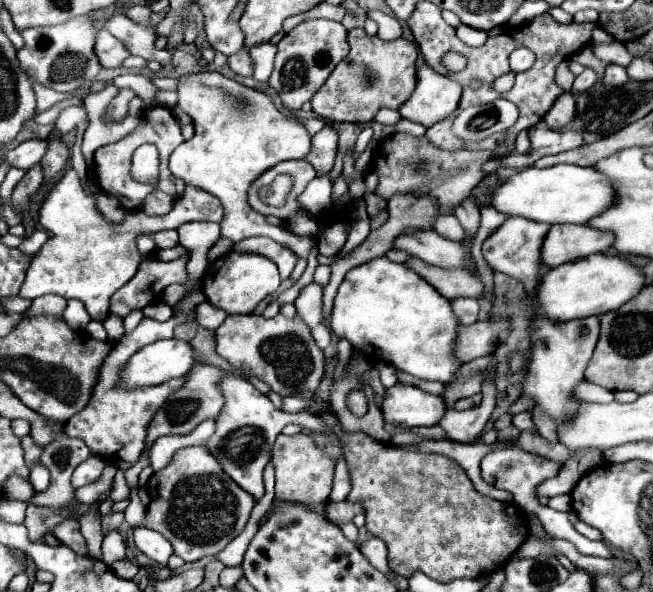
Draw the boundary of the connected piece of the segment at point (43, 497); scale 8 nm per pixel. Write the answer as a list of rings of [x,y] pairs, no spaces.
[[[60,435],[58,439],[50,441],[48,447],[42,447],[42,455],[40,455],[40,463],[50,469],[50,487],[46,491],[34,493],[26,503],[46,505],[50,509],[68,507],[74,497],[70,475],[88,457],[90,457],[90,449],[82,439]]]

